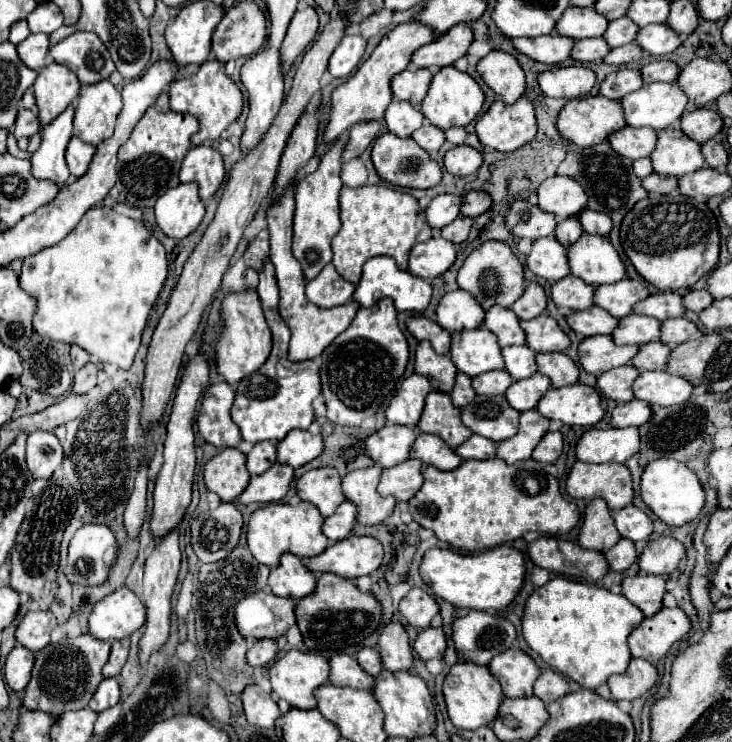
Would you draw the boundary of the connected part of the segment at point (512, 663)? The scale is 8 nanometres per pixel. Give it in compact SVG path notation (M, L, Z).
M512 647L506 653L496 655L488 669L500 681L506 697L532 695L532 685L540 675L540 669L536 667L534 659L518 647Z

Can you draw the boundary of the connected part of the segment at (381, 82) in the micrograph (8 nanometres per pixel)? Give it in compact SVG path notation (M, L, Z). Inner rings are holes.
M414 21L402 23L398 27L394 27L388 37L384 37L380 41L380 45L374 49L374 53L368 57L368 61L364 61L356 75L350 77L348 81L344 81L342 85L338 85L332 91L332 107L330 107L330 117L328 117L328 125L324 129L322 139L326 143L332 143L338 135L342 135L344 131L348 131L352 125L360 123L360 121L380 121L384 115L384 109L390 105L392 101L392 89L390 89L390 81L396 73L402 73L412 57L412 51L416 51L418 47L434 41L436 37L432 37L430 29L424 29L424 25L416 25Z

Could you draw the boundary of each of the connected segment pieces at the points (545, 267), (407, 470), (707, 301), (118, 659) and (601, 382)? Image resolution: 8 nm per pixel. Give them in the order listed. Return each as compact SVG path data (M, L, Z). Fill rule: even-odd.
M554 237L536 239L526 257L526 265L534 275L544 277L546 281L558 281L570 273L566 249Z
M406 459L404 463L382 469L378 493L380 495L392 495L392 497L396 497L396 501L412 499L424 481L420 467L422 467L422 461Z
M690 289L684 297L682 297L682 303L684 303L684 307L686 309L690 309L690 311L694 311L694 313L700 313L702 309L706 309L708 305L712 305L712 297L710 297L710 293L706 291L706 289L702 289L702 291L696 291L696 289Z
M120 639L120 641L112 643L110 659L104 665L104 669L102 669L104 677L116 677L122 671L124 663L126 663L126 657L128 657L128 649L130 649L130 641L128 639Z
M624 365L610 369L598 377L598 389L616 403L626 403L634 399L632 383L640 375L640 371L634 365Z

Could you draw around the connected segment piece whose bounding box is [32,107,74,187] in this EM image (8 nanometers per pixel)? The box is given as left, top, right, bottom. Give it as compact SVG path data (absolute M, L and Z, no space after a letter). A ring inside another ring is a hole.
M68 107L56 121L42 129L42 143L32 155L32 175L40 181L52 181L62 187L68 179L68 167L64 161L64 147L72 137L74 109Z

